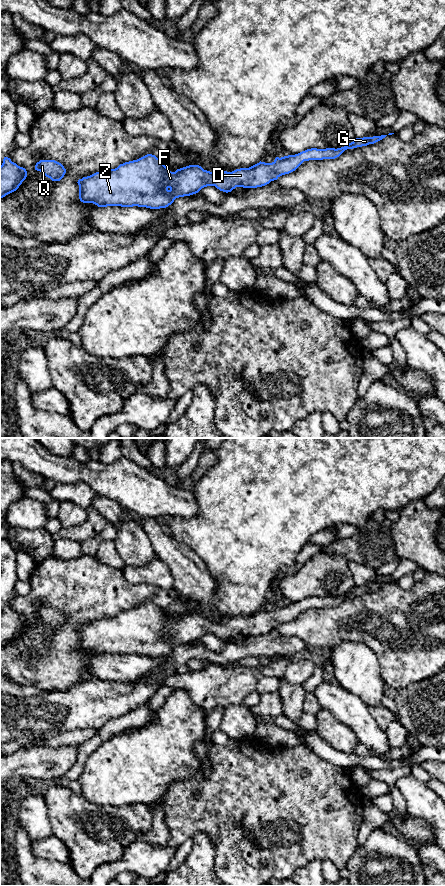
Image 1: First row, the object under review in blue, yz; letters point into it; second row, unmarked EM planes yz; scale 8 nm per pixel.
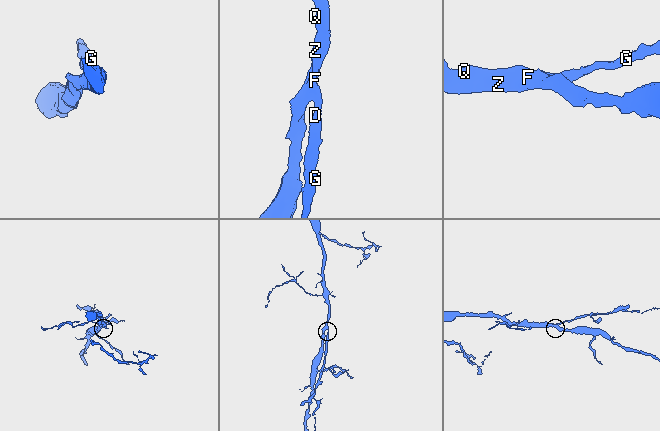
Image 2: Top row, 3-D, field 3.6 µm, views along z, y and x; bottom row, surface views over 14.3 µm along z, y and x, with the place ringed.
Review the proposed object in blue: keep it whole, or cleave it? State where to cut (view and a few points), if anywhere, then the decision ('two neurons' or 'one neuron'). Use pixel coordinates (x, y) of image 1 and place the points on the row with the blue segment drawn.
no cut | one neuron

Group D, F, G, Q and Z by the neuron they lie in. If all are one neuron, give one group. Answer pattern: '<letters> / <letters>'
D F G Q Z

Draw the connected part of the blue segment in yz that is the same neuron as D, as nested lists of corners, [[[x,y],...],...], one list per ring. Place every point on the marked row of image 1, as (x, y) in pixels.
[[[387,135],[356,138],[353,142],[341,148],[317,149],[311,148],[295,155],[276,157],[272,163],[259,162],[249,168],[240,168],[232,172],[220,174],[204,170],[199,165],[189,165],[171,172],[163,160],[155,155],[147,154],[137,160],[120,164],[115,169],[105,169],[78,180],[79,199],[83,203],[93,203],[98,207],[146,207],[150,209],[166,208],[176,198],[198,193],[202,188],[215,186],[223,192],[231,192],[236,187],[257,188],[277,180],[280,176],[295,171],[304,161],[335,159],[345,150],[374,144]]]

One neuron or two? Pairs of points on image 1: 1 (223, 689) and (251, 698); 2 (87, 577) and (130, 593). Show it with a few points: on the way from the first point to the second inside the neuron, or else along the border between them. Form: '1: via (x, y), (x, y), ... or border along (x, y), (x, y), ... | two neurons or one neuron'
1: border along (254, 689), (241, 703) | two neurons
2: via (98, 588), (106, 593), (119, 593) | one neuron

